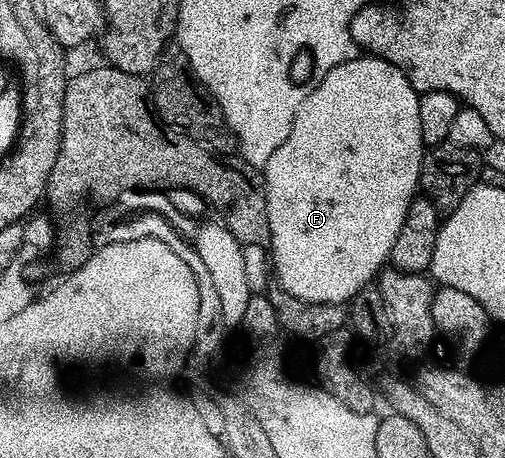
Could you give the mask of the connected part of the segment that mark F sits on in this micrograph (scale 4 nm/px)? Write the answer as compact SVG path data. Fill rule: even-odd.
M357 56L348 62L330 68L322 81L302 100L298 112L294 116L294 124L290 128L290 136L270 156L270 160L262 168L262 189L268 201L268 219L272 241L272 262L276 265L275 281L290 296L298 296L307 302L339 302L347 303L353 299L364 286L369 285L381 273L382 267L389 261L392 245L408 215L408 205L417 197L420 184L420 161L424 159L426 147L422 140L422 124L418 120L418 100L420 94L412 87L410 80L394 64L385 58L375 56Z

